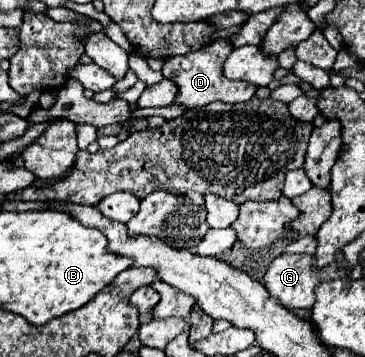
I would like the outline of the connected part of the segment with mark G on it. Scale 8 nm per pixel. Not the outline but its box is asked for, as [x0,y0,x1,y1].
[265,252,349,310]

